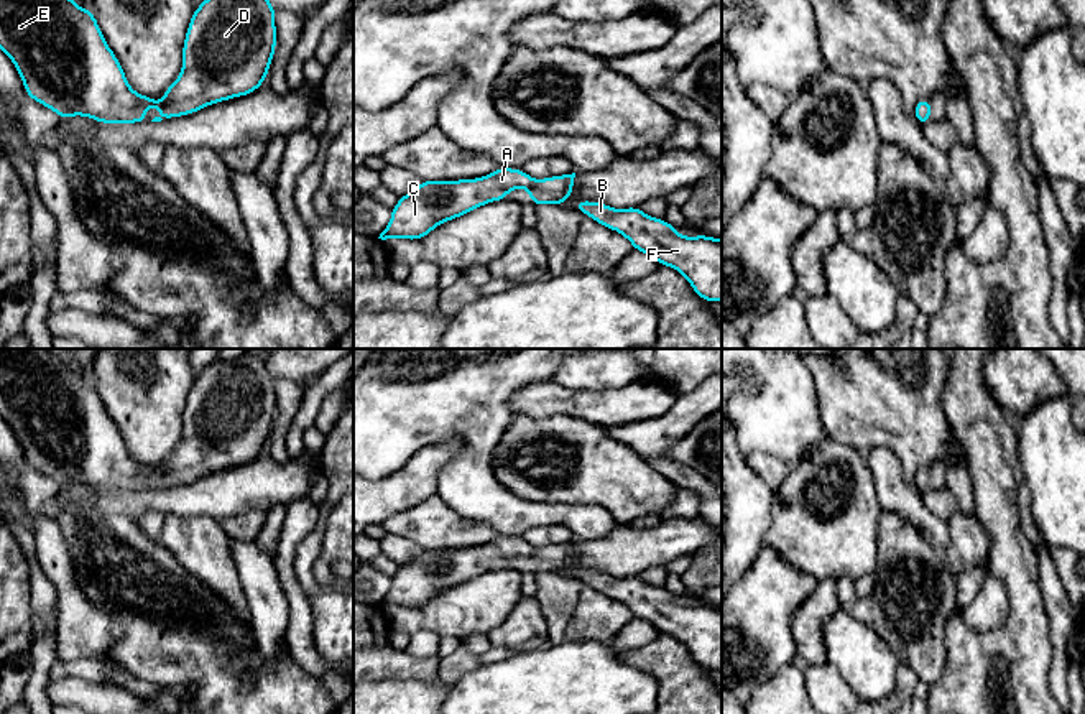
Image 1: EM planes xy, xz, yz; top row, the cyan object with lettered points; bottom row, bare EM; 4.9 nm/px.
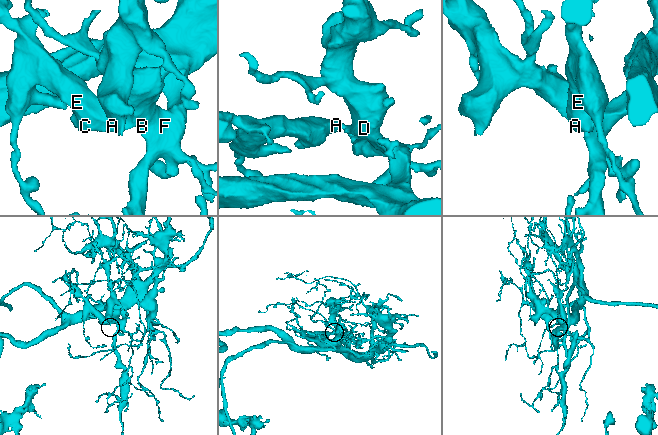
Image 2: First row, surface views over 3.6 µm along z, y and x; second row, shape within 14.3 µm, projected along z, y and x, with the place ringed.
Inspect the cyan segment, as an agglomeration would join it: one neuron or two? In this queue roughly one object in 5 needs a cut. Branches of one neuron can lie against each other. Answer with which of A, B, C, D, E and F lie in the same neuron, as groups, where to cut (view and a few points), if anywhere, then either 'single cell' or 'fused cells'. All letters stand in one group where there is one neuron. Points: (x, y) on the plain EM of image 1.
groups A B C D E F; cut none; single cell

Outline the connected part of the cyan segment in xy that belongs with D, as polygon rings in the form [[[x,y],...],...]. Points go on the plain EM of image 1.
[[[0,349],[0,418],[12,428],[15,433],[25,459],[30,467],[36,469],[38,472],[51,477],[59,484],[59,487],[67,485],[90,485],[92,489],[99,492],[140,492],[148,490],[145,485],[145,479],[148,475],[155,475],[158,480],[161,480],[161,485],[155,485],[151,490],[161,490],[163,487],[174,487],[182,484],[191,484],[197,479],[202,479],[209,475],[210,472],[224,471],[229,467],[248,464],[255,461],[261,452],[265,452],[265,446],[270,439],[273,423],[276,418],[276,393],[275,393],[275,383],[276,377],[268,370],[266,367],[266,355],[261,354],[258,349],[247,349],[240,357],[233,360],[222,360],[217,359],[210,365],[207,365],[196,378],[194,383],[187,393],[187,401],[184,405],[182,413],[182,438],[178,444],[178,447],[164,459],[163,471],[159,472],[156,466],[146,466],[138,461],[135,461],[123,441],[123,436],[120,434],[115,421],[108,416],[105,405],[100,400],[100,395],[94,385],[92,378],[84,378],[79,375],[67,362],[58,359],[54,354],[49,352],[49,349]]]

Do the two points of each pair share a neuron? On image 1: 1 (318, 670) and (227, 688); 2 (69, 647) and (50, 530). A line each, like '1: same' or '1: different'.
1: different
2: same

